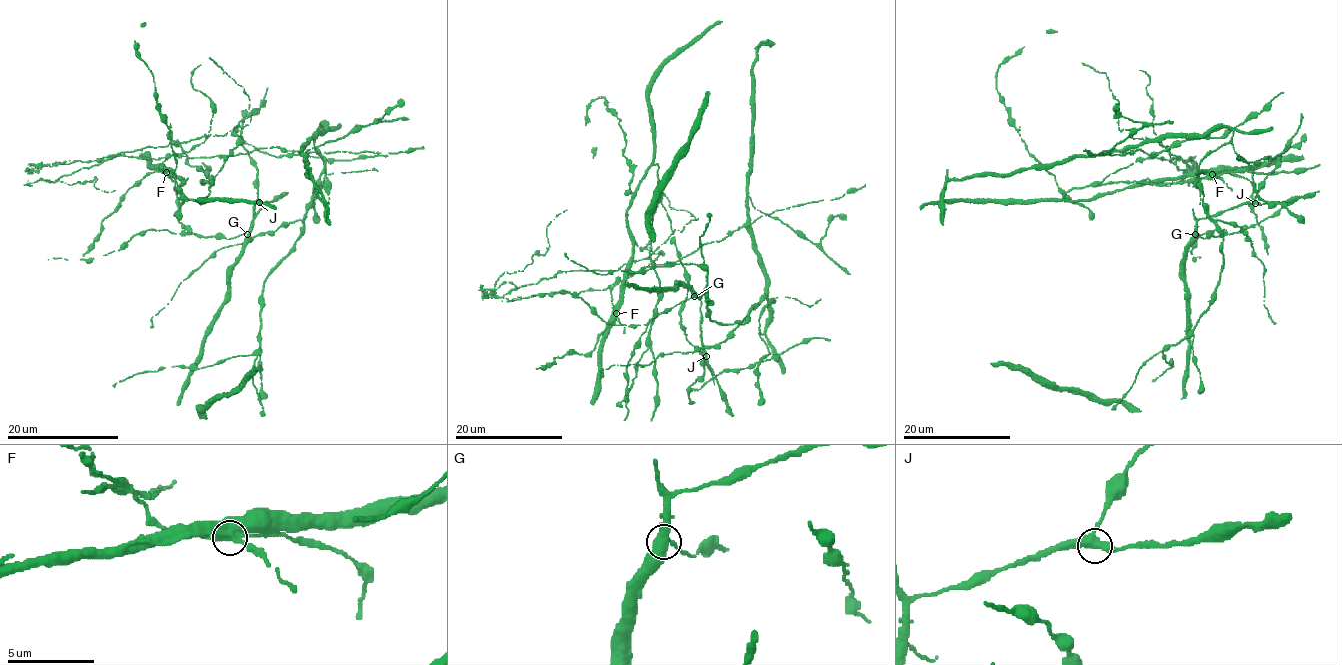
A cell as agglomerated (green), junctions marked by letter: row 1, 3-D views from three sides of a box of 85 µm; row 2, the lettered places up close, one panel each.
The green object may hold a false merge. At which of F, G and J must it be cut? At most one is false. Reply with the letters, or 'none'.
F

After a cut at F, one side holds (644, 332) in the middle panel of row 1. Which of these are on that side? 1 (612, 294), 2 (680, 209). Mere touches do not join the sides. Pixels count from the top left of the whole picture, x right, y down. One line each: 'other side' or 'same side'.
1: other side
2: other side

